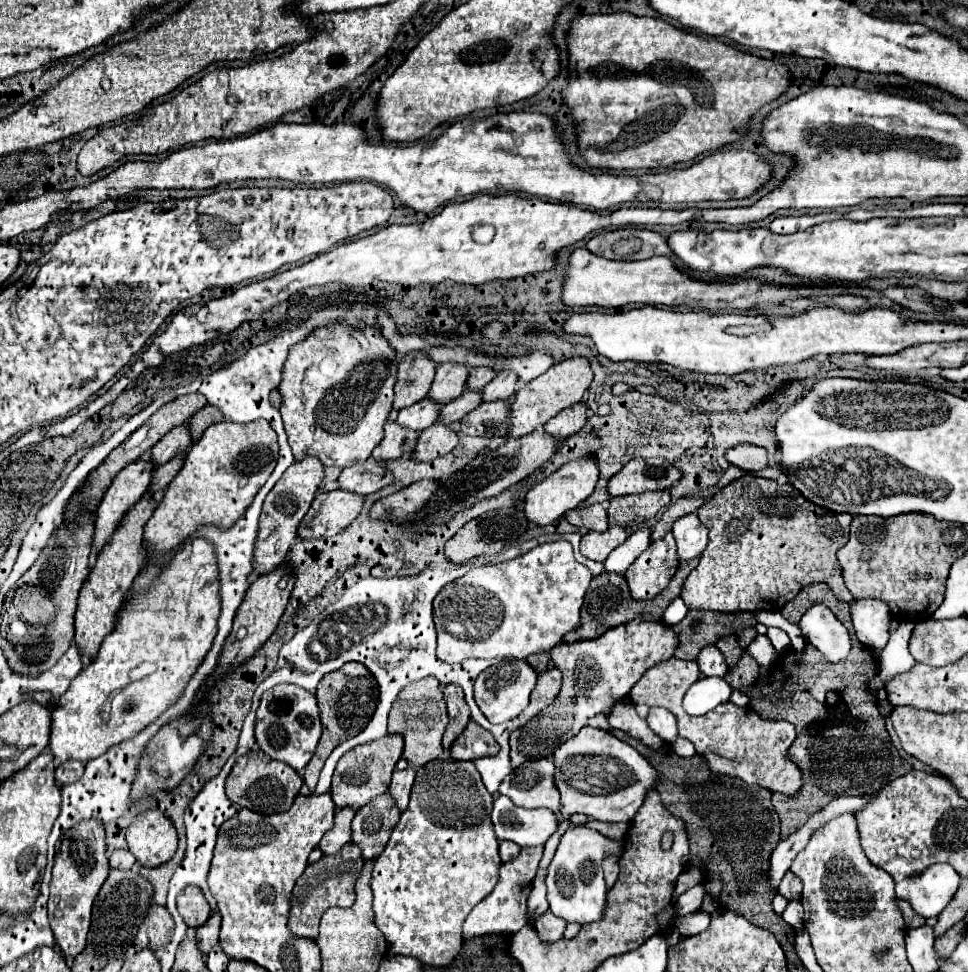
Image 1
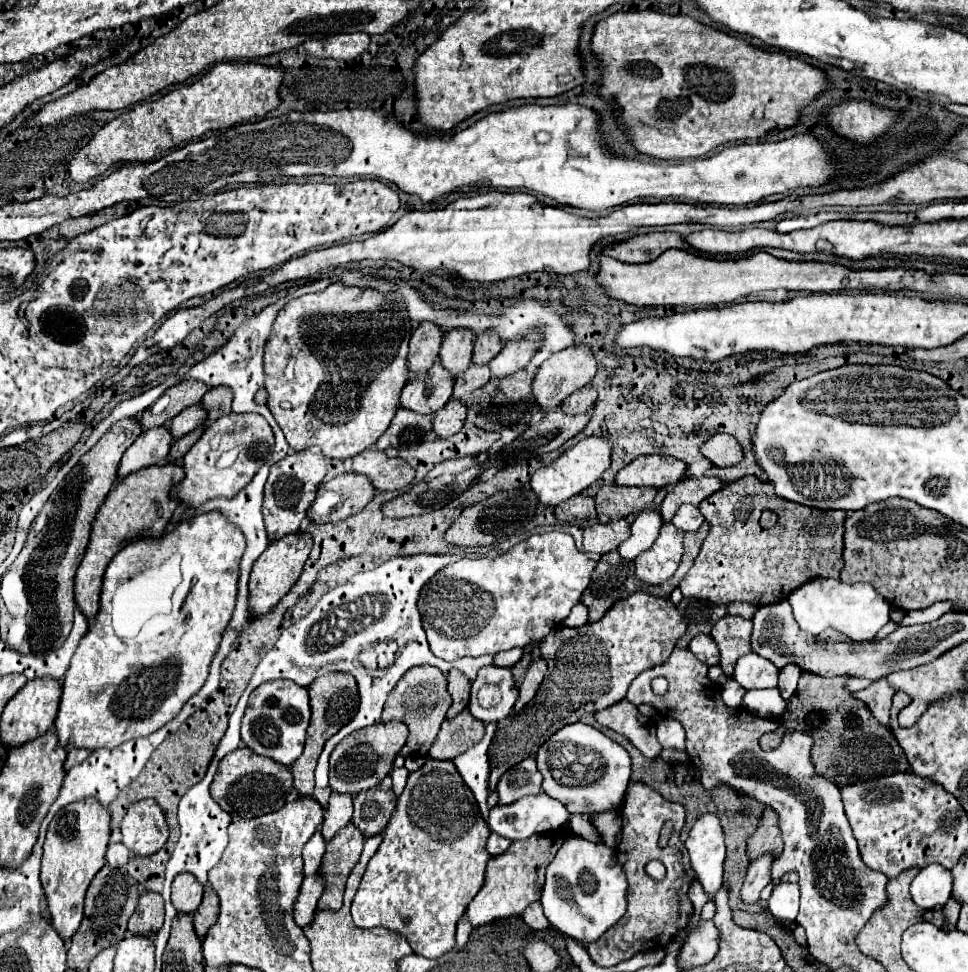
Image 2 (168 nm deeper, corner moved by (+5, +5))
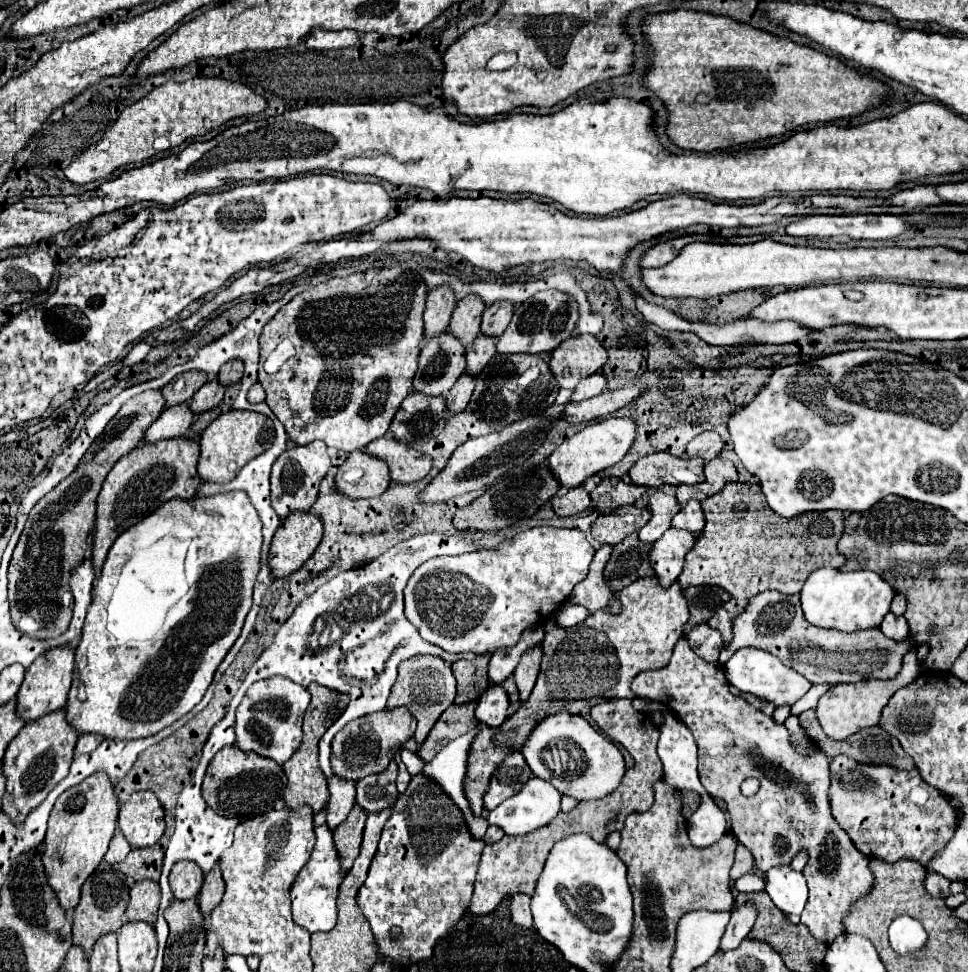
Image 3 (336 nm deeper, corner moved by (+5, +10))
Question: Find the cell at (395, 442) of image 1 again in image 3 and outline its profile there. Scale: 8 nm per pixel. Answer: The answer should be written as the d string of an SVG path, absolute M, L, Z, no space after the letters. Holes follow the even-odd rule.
M412 392L408 398L404 398L400 410L396 412L388 436L404 444L422 444L440 434L446 424L446 416L450 414L444 398L428 398Z

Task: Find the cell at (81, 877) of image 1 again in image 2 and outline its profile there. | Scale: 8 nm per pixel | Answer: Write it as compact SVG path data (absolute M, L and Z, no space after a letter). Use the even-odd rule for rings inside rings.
M94 797L66 805L60 813L54 815L52 823L48 825L40 881L46 893L52 925L66 943L80 927L84 893L94 875L106 863L104 857L108 839L110 839L110 813Z

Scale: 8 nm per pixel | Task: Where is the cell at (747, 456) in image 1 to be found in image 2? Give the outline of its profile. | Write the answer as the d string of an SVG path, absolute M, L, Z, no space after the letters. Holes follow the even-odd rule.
M712 435L700 447L700 453L716 467L736 465L742 459L742 447L732 435Z

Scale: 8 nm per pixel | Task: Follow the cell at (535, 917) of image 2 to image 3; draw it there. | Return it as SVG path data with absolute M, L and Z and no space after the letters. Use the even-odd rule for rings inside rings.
M516 894L510 904L510 916L512 922L524 928L532 928L532 912L530 912L530 896L526 894Z

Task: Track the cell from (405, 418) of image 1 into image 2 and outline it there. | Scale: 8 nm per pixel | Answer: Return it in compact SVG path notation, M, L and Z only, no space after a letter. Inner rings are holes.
M434 361L434 365L414 379L408 381L408 385L402 391L402 405L404 409L422 413L422 415L434 415L438 409L442 409L454 387L454 375L442 367L442 363Z

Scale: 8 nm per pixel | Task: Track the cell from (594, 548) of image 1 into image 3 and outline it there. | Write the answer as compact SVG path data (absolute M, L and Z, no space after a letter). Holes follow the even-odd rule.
M632 504L630 510L616 510L608 516L598 516L592 524L592 536L600 544L616 546L622 542L628 534L638 532L646 522L650 520L648 508L638 508Z

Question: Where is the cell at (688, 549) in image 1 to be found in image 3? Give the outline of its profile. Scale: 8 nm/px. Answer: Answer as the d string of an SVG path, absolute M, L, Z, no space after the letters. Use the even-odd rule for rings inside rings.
M690 500L674 518L672 518L672 526L674 528L682 528L688 532L700 532L704 528L706 520L704 520L704 512L698 500Z

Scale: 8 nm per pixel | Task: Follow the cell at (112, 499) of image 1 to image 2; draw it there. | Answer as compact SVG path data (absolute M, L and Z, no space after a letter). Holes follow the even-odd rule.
M160 425L144 431L124 453L118 467L118 477L122 479L124 475L138 471L140 467L150 467L150 463L164 463L172 443L174 437L168 425Z

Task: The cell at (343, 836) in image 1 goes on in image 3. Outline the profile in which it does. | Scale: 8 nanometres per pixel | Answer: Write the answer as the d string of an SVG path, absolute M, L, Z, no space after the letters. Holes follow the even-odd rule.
M332 776L328 780L328 790L330 790L330 800L326 806L326 820L328 820L326 824L330 830L334 830L338 824L346 820L346 816L354 806L354 782Z

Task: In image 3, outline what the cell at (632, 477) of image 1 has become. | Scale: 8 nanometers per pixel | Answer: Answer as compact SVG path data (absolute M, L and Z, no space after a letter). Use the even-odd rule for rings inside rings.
M668 452L642 456L628 472L634 484L662 486L662 484L698 484L704 480L702 458L678 458Z

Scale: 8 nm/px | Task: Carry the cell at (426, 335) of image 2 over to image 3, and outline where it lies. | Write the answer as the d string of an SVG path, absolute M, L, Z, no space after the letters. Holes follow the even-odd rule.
M442 286L428 294L426 310L424 310L424 338L436 338L436 334L444 334L450 324L450 316L454 312L456 298L452 292Z

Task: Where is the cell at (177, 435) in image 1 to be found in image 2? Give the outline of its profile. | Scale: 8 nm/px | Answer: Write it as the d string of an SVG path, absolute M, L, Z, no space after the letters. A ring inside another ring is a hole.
M196 403L196 405L190 405L188 409L184 409L182 413L178 413L174 419L172 419L172 435L174 439L180 439L184 437L186 433L190 433L192 429L196 429L198 425L202 425L206 421L208 413L206 409L202 407L202 403Z

